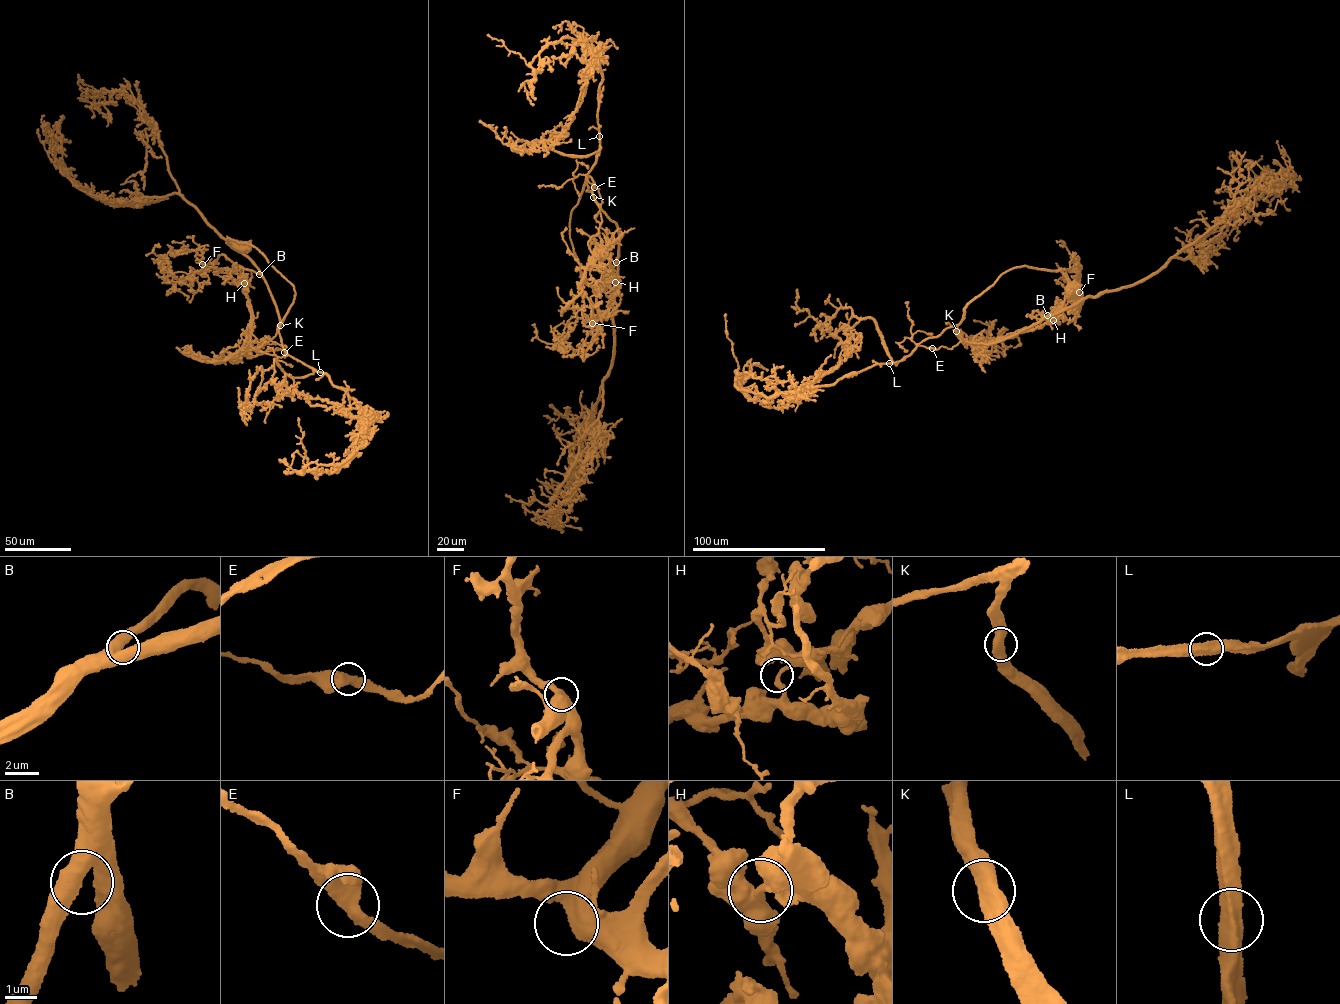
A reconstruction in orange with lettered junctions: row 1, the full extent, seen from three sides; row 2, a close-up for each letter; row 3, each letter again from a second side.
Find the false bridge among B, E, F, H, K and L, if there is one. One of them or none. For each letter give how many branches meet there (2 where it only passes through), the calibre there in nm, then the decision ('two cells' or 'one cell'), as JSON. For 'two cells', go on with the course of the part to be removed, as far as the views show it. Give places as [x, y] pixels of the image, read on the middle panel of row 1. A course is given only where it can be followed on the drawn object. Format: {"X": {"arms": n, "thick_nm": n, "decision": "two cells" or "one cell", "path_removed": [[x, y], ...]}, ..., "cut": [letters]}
{"B": {"arms": 2, "thick_nm": 480, "decision": "one cell"}, "E": {"arms": 2, "thick_nm": 440, "decision": "one cell"}, "F": {"arms": 2, "thick_nm": 550, "decision": "one cell"}, "H": {"arms": 2, "thick_nm": 280, "decision": "one cell"}, "K": {"arms": 2, "thick_nm": 550, "decision": "one cell"}, "L": {"arms": 2, "thick_nm": 500, "decision": "one cell"}, "cut": []}

